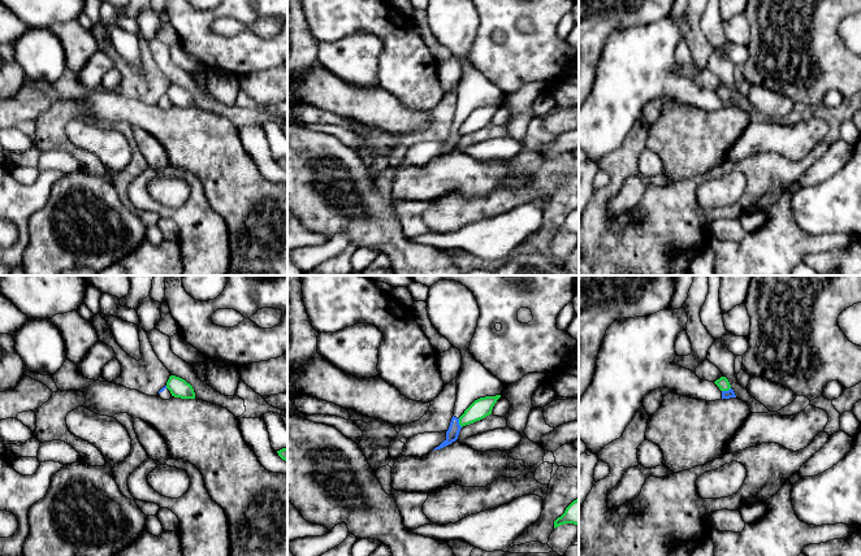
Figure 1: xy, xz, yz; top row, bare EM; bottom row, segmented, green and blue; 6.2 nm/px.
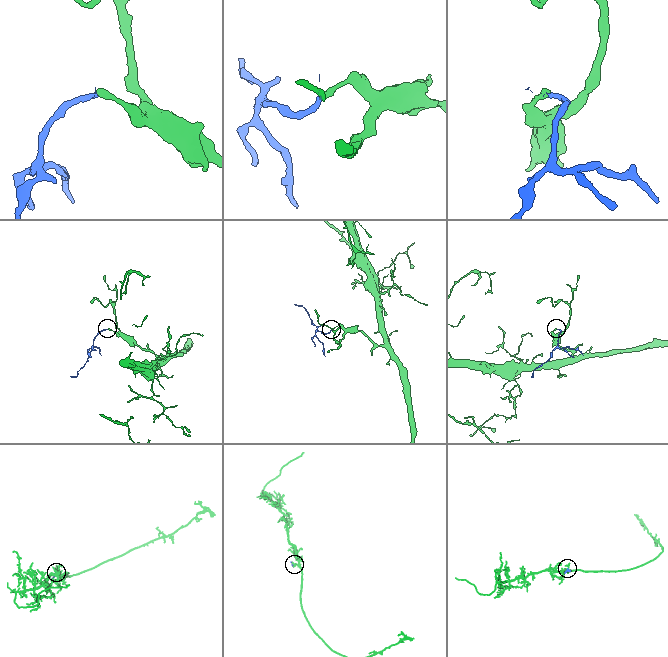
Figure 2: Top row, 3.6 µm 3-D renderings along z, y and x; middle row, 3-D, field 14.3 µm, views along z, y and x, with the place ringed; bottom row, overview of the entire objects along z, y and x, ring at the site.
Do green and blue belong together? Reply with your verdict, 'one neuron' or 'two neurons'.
two neurons

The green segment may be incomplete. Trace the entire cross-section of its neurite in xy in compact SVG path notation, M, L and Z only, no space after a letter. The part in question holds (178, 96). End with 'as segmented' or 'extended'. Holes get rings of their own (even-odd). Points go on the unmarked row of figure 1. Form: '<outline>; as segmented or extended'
M170 84L166 91L166 97L170 100L172 105L181 108L195 108L194 97L185 88Z; as segmented

